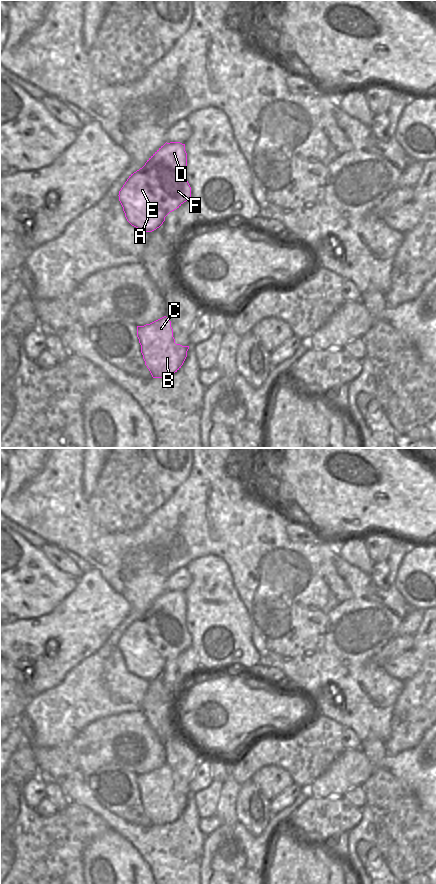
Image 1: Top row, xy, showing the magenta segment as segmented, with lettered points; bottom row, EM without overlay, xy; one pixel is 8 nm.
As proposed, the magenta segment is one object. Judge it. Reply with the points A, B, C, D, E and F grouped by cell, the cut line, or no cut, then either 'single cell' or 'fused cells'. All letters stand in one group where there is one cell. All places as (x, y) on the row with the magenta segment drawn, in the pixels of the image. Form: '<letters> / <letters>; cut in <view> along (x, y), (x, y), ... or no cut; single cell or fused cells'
A B C D E F; no cut; single cell

